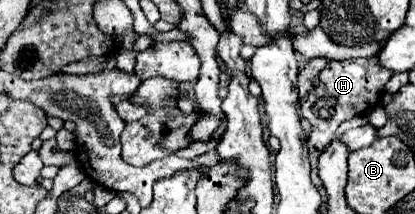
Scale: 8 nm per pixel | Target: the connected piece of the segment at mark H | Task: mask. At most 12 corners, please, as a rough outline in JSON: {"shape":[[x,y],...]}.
{"shape":[[376,57],[332,61],[300,105],[318,157],[344,119],[368,113],[392,73]]}

